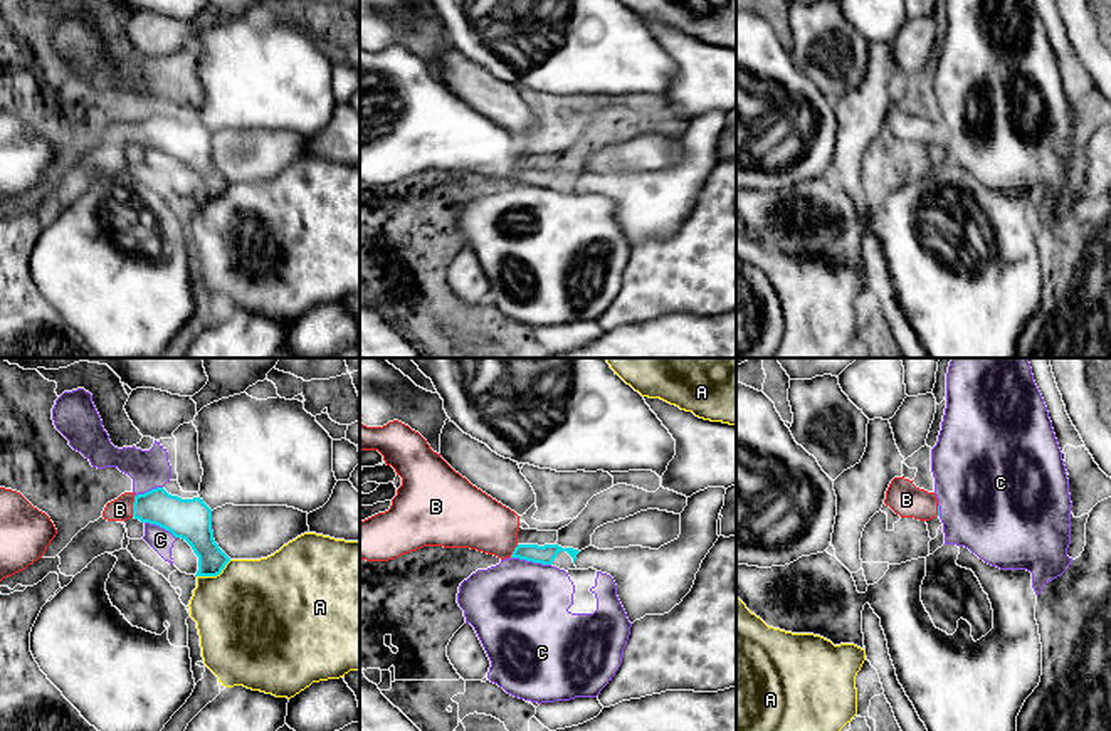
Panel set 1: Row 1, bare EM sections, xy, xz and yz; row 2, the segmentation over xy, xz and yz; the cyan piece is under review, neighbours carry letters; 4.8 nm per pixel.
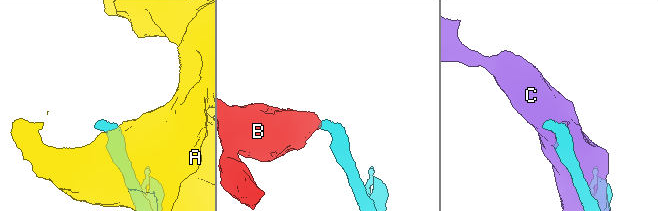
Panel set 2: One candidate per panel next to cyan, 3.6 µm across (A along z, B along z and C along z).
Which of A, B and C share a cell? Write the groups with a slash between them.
A / B / C

